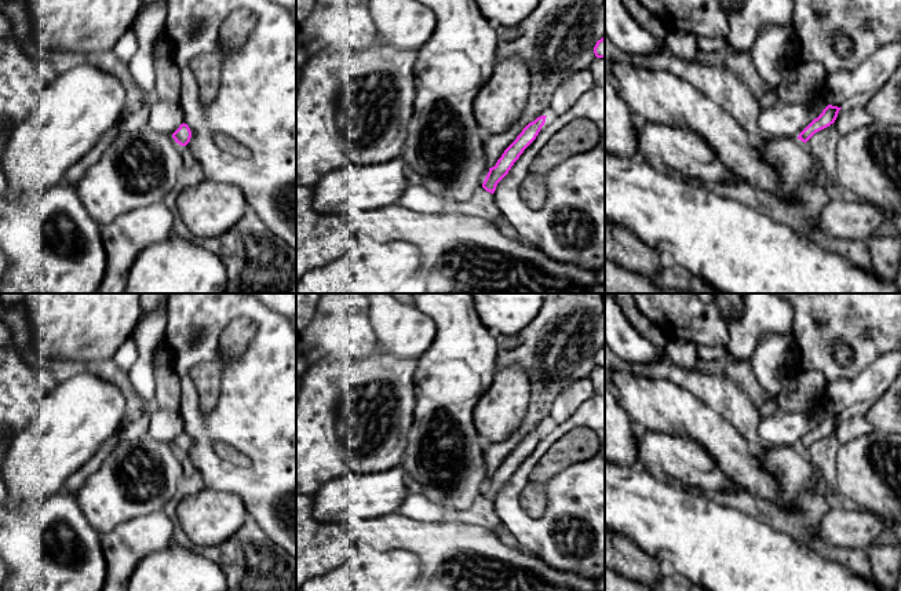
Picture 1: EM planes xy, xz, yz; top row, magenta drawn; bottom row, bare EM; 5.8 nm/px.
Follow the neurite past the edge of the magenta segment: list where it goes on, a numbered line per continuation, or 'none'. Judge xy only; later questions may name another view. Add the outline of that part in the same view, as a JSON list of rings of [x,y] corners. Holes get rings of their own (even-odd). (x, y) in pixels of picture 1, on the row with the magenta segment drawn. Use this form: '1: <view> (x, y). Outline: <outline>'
none

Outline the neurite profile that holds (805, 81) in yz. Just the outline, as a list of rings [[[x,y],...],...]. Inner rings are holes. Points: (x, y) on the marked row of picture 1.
[[[816,61],[796,65],[776,87],[778,101],[787,105],[806,103],[822,91],[827,77],[825,68]]]

